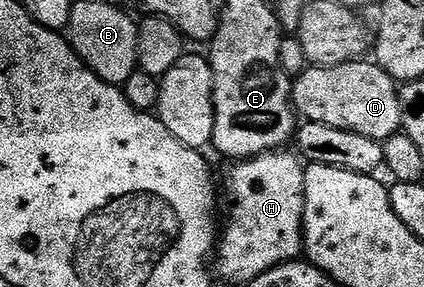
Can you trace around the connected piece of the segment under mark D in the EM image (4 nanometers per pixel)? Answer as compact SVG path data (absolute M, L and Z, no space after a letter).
M375 61L343 63L337 67L308 66L302 74L295 76L292 105L301 120L362 133L362 137L381 141L401 134L404 126L400 87Z

